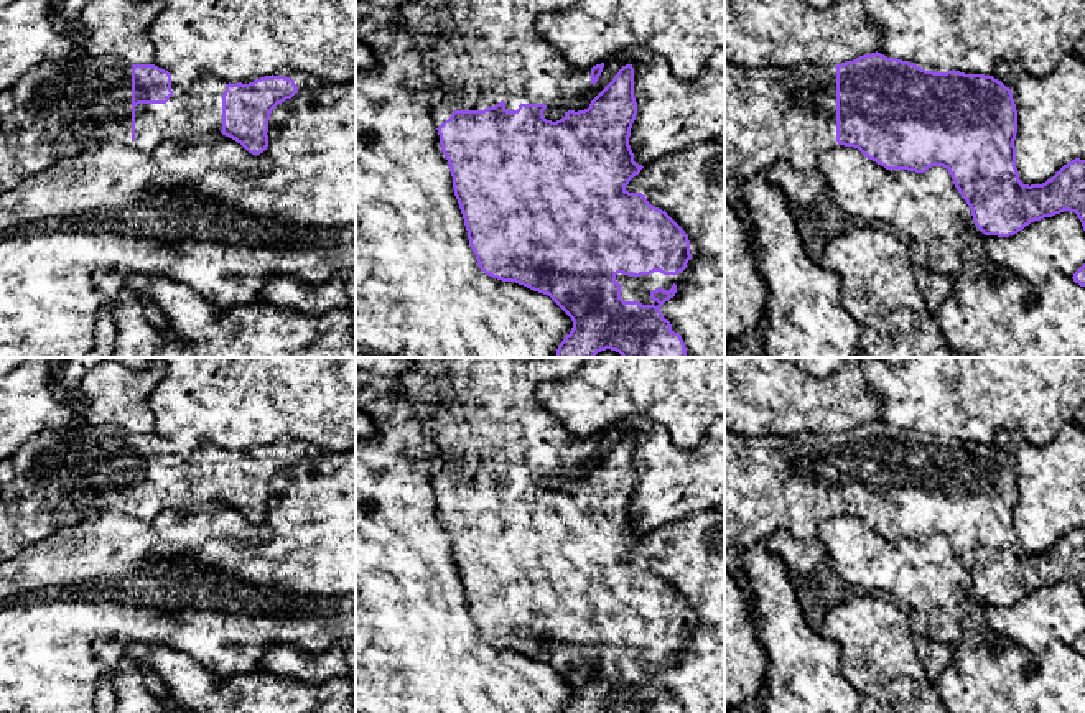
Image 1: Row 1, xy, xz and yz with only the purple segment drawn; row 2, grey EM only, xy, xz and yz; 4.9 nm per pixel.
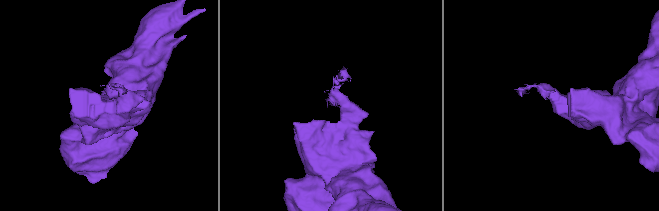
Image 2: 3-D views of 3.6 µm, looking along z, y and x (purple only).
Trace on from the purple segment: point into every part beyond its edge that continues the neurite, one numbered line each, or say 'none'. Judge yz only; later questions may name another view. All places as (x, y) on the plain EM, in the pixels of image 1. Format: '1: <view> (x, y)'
1: yz (773, 483)

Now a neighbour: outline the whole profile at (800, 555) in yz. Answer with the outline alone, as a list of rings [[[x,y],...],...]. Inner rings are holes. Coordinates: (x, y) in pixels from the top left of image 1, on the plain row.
[[[777,530],[766,538],[769,552],[779,555],[790,571],[807,575],[823,560],[827,550],[818,537],[797,540],[787,530]]]

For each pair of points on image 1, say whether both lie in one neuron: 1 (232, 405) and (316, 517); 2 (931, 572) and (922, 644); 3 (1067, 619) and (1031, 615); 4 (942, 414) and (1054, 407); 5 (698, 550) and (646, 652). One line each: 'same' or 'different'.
1: different
2: different
3: same
4: same
5: same

